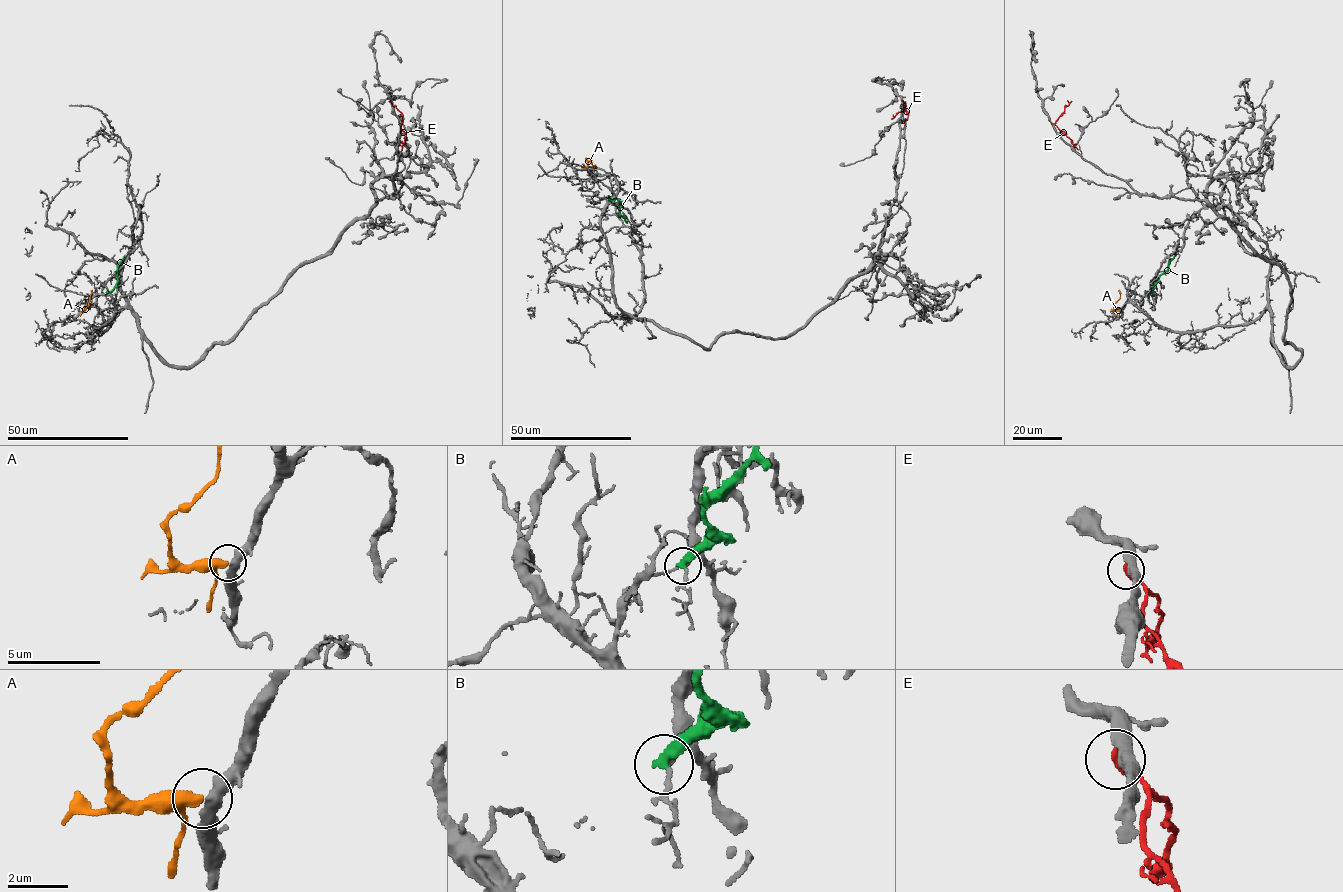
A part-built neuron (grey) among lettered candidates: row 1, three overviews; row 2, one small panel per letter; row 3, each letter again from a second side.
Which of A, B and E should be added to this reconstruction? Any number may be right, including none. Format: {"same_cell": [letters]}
{"same_cell": []}

